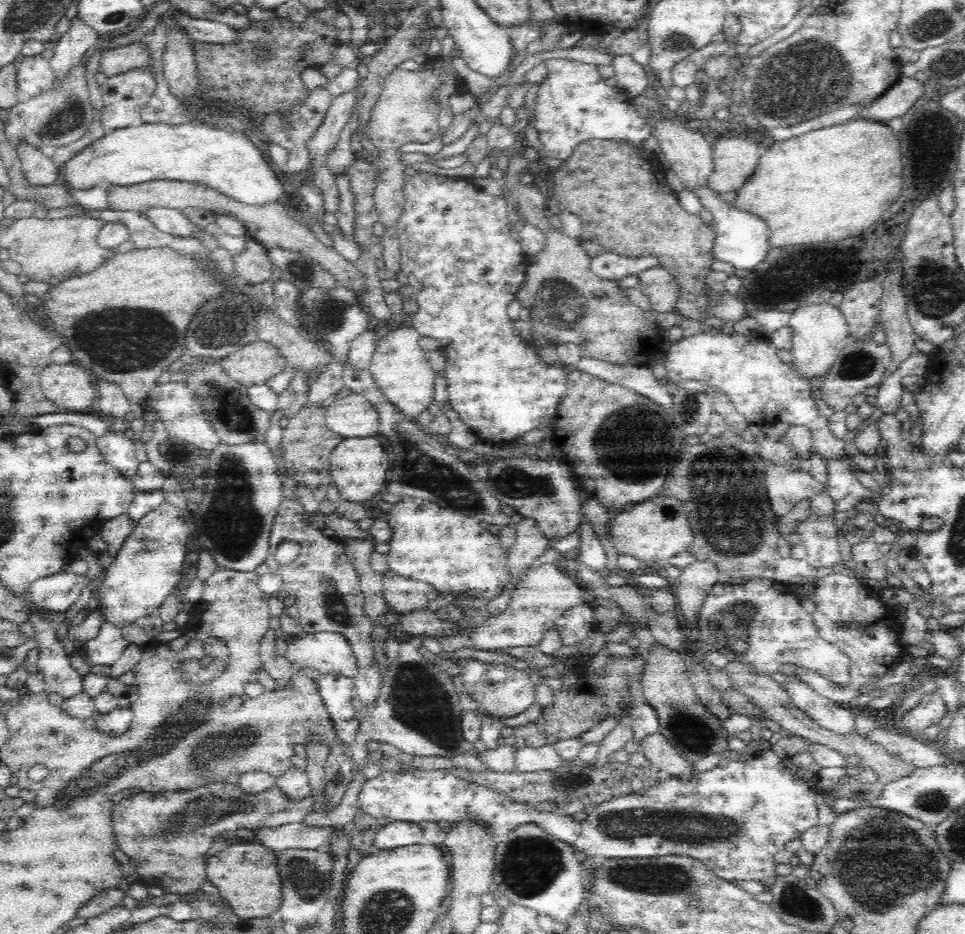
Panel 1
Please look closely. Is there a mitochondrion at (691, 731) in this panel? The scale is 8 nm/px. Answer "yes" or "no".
yes

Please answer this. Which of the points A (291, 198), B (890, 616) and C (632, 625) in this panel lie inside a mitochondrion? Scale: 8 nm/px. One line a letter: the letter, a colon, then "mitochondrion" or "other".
A: other
B: other
C: other

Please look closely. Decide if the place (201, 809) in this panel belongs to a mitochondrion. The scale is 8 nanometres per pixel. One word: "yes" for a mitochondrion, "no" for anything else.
yes

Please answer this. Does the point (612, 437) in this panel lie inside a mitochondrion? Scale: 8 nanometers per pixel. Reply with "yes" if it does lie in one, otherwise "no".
yes

